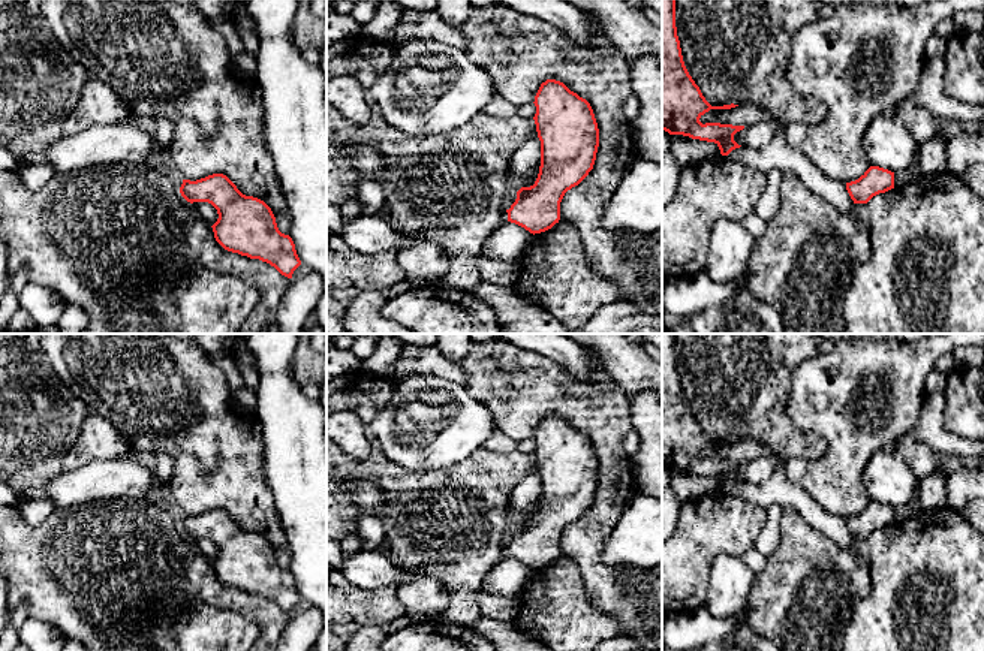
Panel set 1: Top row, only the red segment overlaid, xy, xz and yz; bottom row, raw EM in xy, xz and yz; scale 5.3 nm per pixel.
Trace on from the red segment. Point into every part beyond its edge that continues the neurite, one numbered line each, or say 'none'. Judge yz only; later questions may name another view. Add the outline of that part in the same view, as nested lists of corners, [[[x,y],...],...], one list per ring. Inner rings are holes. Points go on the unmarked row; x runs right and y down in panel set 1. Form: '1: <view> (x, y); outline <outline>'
none

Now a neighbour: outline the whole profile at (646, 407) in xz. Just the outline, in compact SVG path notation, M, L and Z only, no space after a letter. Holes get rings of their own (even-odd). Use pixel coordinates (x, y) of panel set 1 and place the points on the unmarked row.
M650 391L631 398L632 428L640 435L640 449L629 456L637 491L662 501L662 401Z

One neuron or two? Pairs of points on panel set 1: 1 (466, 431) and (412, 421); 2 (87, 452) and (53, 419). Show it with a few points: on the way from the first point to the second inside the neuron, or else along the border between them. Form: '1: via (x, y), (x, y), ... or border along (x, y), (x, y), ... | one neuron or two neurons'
1: via (453, 424), (426, 424) | one neuron
2: border along (89, 412), (78, 437), (62, 460), (62, 469) | two neurons

